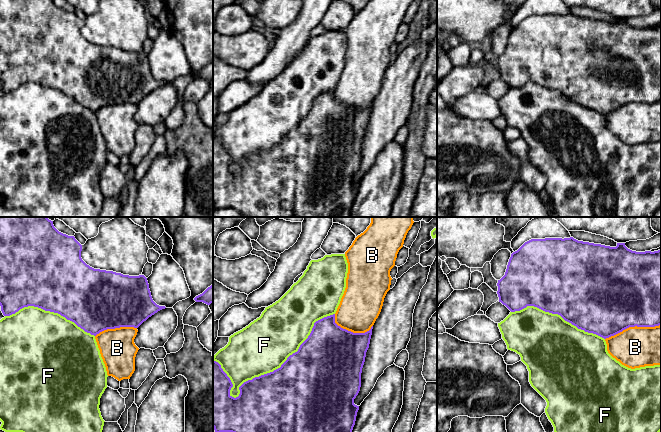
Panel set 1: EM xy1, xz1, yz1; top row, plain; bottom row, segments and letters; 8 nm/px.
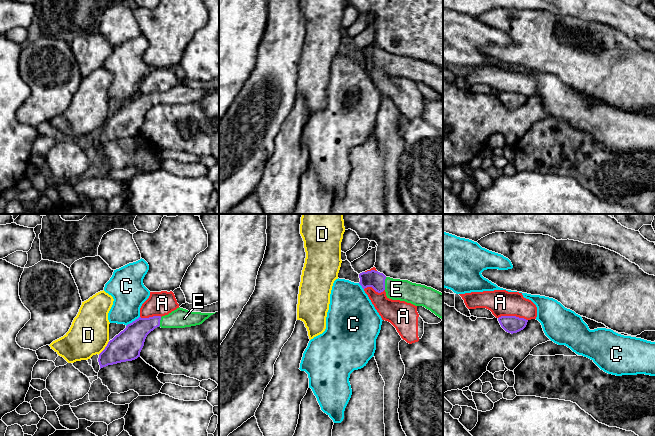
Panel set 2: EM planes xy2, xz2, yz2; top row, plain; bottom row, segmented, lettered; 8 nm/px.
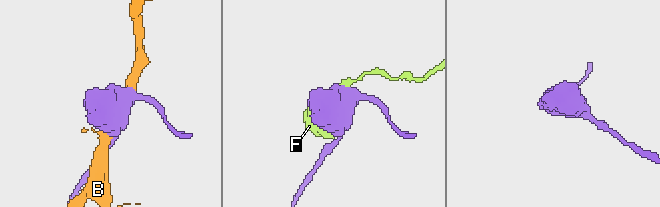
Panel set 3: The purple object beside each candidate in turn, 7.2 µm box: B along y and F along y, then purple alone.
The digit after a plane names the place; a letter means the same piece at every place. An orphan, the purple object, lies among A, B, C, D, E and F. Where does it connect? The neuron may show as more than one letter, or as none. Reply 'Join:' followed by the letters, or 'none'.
Join: E

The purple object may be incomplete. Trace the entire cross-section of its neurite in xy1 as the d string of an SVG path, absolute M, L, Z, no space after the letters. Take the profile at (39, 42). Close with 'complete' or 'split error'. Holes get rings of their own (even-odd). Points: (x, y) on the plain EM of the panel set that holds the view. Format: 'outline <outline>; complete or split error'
outline M0 0L0 82L4 92L28 82L58 89L85 108L96 112L107 105L138 104L165 82L157 81L144 51L129 52L94 45L81 34L82 21L74 12L59 8L53 0Z; complete

